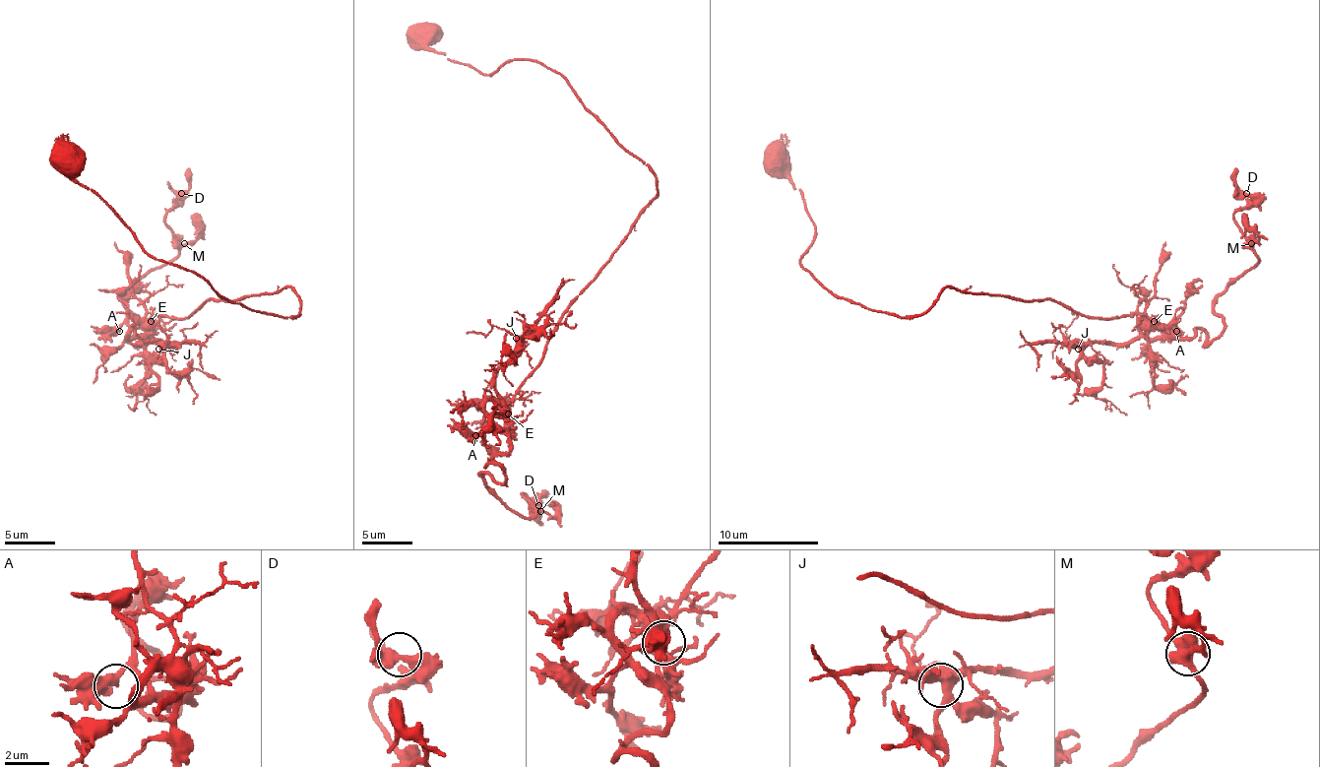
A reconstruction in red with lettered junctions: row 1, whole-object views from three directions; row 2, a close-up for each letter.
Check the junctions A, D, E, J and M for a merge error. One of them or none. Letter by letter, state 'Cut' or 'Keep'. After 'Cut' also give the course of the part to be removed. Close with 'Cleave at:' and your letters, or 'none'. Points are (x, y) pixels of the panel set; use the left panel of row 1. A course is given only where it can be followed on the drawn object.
A: Keep
D: Keep
E: Keep
J: Keep
M: Keep
Cleave at: none

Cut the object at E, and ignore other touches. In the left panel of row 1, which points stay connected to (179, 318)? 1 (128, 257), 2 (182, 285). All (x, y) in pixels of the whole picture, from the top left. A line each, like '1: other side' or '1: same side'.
1: other side
2: other side

